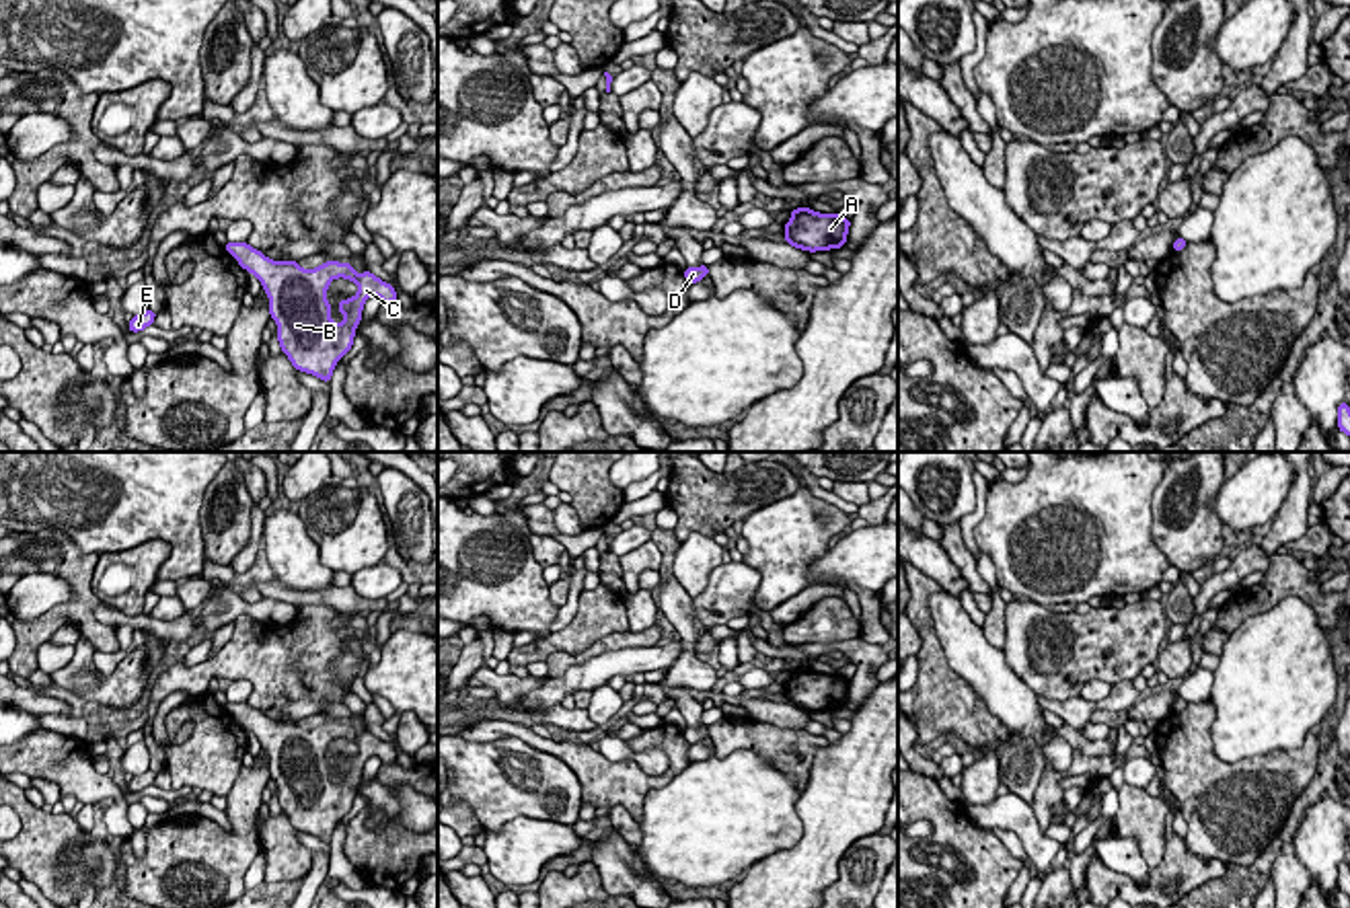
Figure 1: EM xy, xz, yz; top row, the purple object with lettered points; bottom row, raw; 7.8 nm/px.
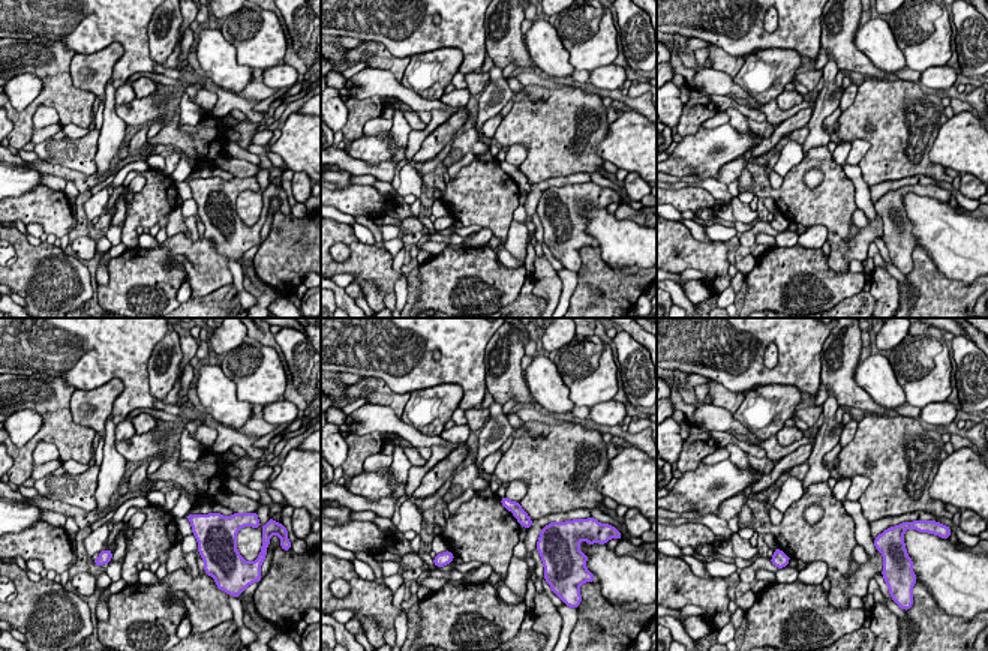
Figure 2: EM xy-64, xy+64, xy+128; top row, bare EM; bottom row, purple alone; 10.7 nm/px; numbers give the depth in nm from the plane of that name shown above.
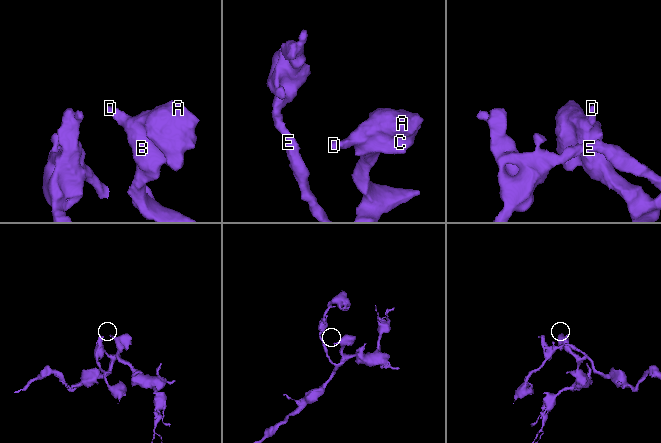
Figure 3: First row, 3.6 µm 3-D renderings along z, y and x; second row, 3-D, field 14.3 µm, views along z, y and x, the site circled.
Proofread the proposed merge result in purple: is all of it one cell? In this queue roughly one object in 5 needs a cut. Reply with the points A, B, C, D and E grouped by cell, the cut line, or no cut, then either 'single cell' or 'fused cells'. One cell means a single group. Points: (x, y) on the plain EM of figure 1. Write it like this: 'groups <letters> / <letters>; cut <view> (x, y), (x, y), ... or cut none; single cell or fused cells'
groups A B C D E; cut none; single cell

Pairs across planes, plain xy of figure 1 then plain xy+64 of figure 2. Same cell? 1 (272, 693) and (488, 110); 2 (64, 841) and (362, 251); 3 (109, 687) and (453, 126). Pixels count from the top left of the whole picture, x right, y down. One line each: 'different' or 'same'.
1: different
2: same
3: same

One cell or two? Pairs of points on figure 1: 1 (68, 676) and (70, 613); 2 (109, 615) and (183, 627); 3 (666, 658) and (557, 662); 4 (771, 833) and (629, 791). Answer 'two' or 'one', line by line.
1: two
2: one
3: two
4: two

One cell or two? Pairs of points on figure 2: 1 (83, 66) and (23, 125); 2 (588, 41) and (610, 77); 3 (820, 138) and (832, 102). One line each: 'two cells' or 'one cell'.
1: two cells
2: one cell
3: one cell

